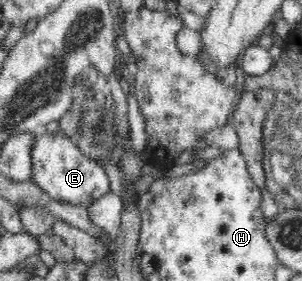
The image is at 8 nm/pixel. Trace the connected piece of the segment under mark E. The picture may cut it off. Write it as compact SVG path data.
M42 131L33 139L30 181L36 183L48 197L56 201L88 207L109 191L111 182L105 168L85 157L74 142L64 134Z

